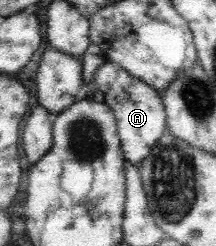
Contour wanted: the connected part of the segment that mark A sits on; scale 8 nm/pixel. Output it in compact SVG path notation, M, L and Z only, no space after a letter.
M105 60L94 71L94 77L89 83L84 82L79 89L79 97L98 96L105 105L114 111L117 119L117 132L126 162L139 165L150 154L150 148L160 141L160 136L167 131L165 108L161 92L154 90L146 82L134 78L120 65Z

